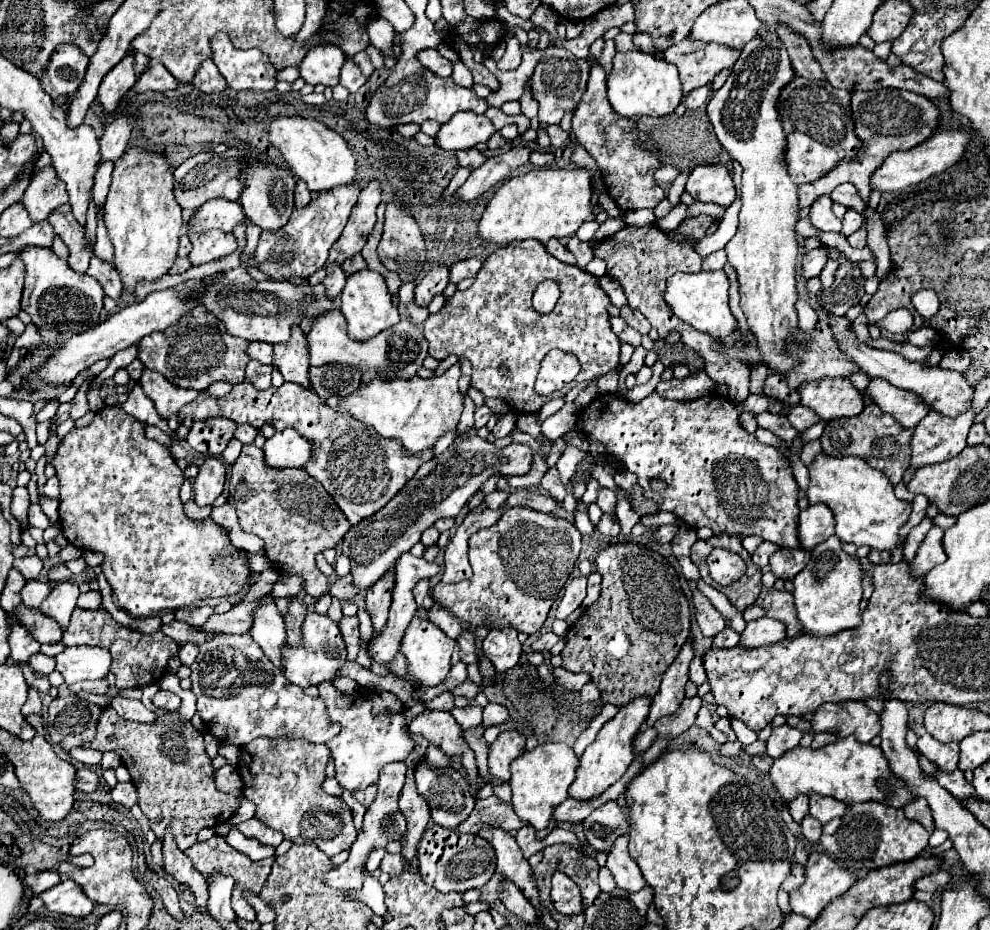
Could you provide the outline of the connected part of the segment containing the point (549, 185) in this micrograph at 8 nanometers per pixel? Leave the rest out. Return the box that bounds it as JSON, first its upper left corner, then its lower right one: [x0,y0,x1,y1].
[479,169,595,245]

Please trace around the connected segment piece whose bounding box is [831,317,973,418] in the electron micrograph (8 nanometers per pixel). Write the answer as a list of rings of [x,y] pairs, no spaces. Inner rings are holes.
[[[833,317],[831,321],[831,329],[833,335],[837,339],[837,343],[841,345],[841,349],[861,367],[861,371],[865,371],[869,377],[881,377],[887,379],[891,385],[899,387],[899,389],[907,389],[917,393],[927,405],[931,405],[933,411],[939,411],[945,416],[955,418],[965,412],[971,405],[973,399],[973,387],[967,383],[967,379],[957,373],[957,371],[945,371],[941,367],[923,367],[919,363],[911,363],[907,359],[903,359],[899,353],[893,351],[885,351],[885,349],[875,349],[869,345],[861,345],[855,341],[855,337],[851,335],[851,323],[845,317]]]

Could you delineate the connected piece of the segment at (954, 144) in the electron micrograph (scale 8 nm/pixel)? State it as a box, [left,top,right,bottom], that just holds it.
[869,131,969,191]

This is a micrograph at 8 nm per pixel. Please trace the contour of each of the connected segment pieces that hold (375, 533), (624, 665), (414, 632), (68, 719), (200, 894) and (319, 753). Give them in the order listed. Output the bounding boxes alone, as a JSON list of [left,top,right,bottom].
[[343,437,531,589],[561,543,691,707],[401,617,455,685],[47,695,101,751],[163,827,207,905],[237,739,357,857]]

